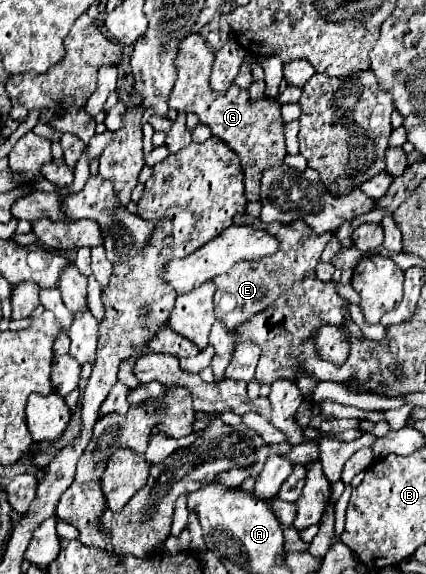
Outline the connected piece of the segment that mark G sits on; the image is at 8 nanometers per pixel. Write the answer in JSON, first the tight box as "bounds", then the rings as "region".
{"bounds":[169,34,287,202],"region":[[[189,34],[187,38],[183,38],[179,42],[179,52],[177,52],[177,58],[175,58],[177,80],[175,80],[175,86],[173,86],[171,96],[169,96],[169,108],[177,110],[177,112],[193,112],[193,114],[197,114],[199,122],[205,124],[205,126],[209,126],[211,132],[213,132],[213,136],[217,136],[233,152],[237,152],[239,160],[241,160],[243,176],[245,176],[245,196],[247,196],[247,200],[255,202],[255,200],[259,200],[259,180],[261,180],[261,174],[267,168],[281,166],[283,160],[285,160],[285,154],[287,154],[287,150],[285,150],[285,138],[283,138],[285,122],[281,118],[279,102],[273,100],[273,98],[263,98],[263,100],[257,100],[257,102],[249,104],[249,90],[241,90],[235,84],[231,84],[225,94],[215,94],[211,90],[211,84],[209,84],[211,62],[215,60],[213,56],[215,56],[215,52],[205,44],[205,40],[203,40],[201,34]]]}

